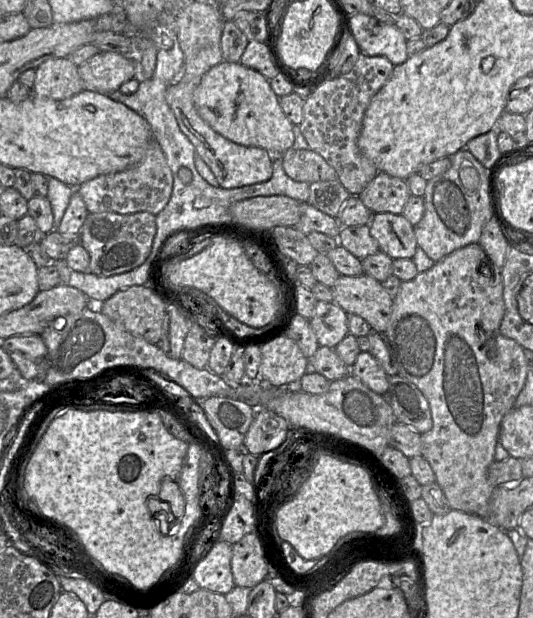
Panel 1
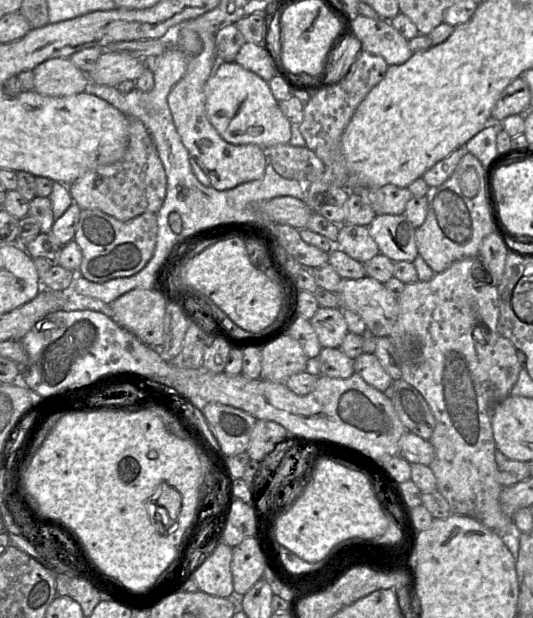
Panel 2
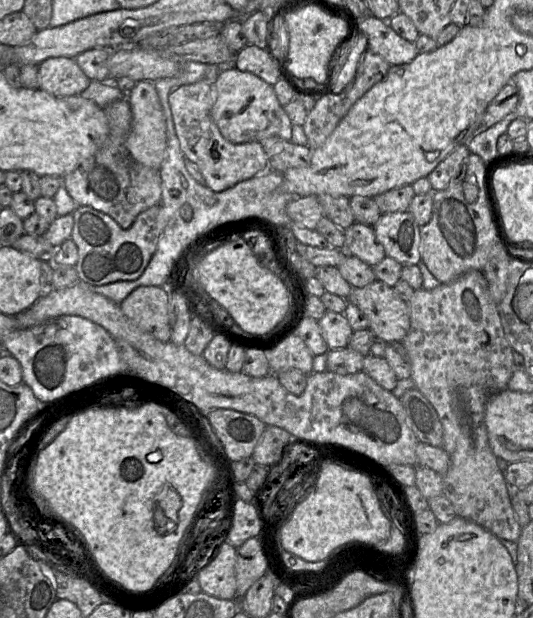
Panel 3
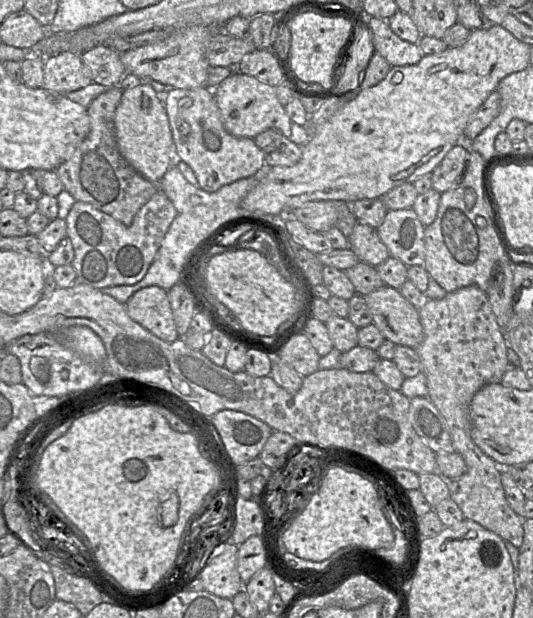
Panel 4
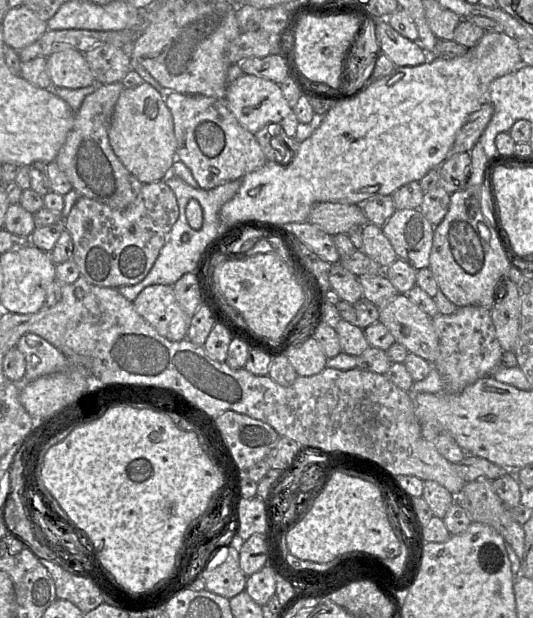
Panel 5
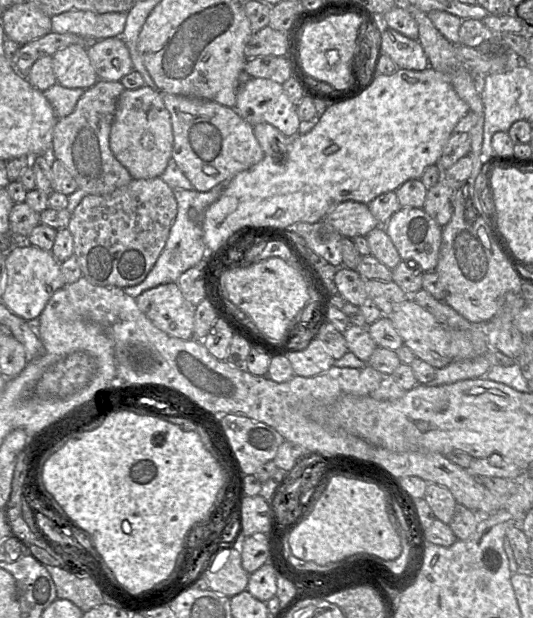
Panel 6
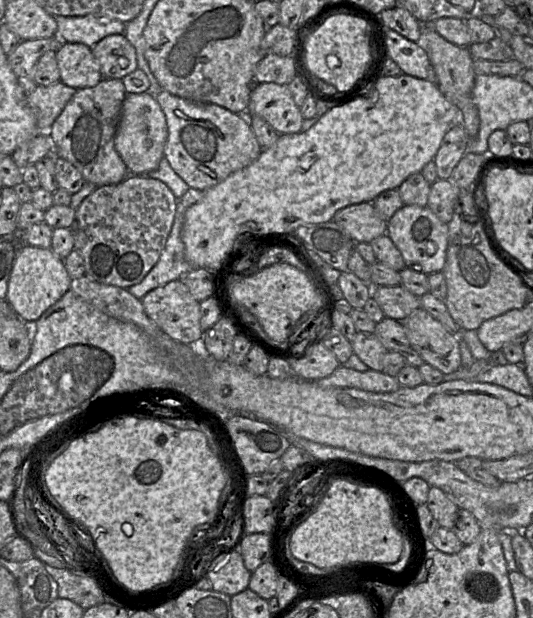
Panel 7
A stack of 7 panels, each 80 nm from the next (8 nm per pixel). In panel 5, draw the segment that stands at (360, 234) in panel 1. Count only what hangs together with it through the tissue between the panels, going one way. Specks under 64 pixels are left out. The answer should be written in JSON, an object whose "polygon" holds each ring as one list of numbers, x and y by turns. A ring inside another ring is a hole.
{"polygon":[[367,223,362,227,362,238,363,238,363,247,362,251,364,254,373,259,378,263,383,269,388,268,392,265,397,259,397,254,392,247,390,241,385,236,382,231,382,227,376,226,372,223]]}

